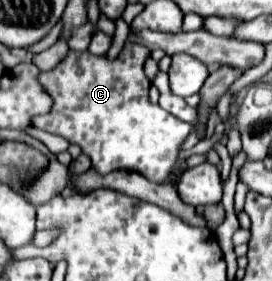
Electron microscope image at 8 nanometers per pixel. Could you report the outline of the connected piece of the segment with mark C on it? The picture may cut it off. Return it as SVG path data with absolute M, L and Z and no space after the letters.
M125 42L123 50L115 60L109 60L103 56L93 56L89 50L75 52L69 50L69 54L51 70L51 72L39 72L39 84L49 92L53 98L53 106L47 114L31 116L31 124L39 130L63 136L69 140L69 144L81 146L81 150L91 158L91 168L97 170L97 174L109 174L113 170L135 170L141 176L145 176L151 182L163 182L167 174L177 164L179 146L189 136L191 124L175 118L173 114L165 112L159 104L151 104L149 100L149 88L151 82L147 80L143 72L145 60L151 56L145 46L137 46L133 42Z

